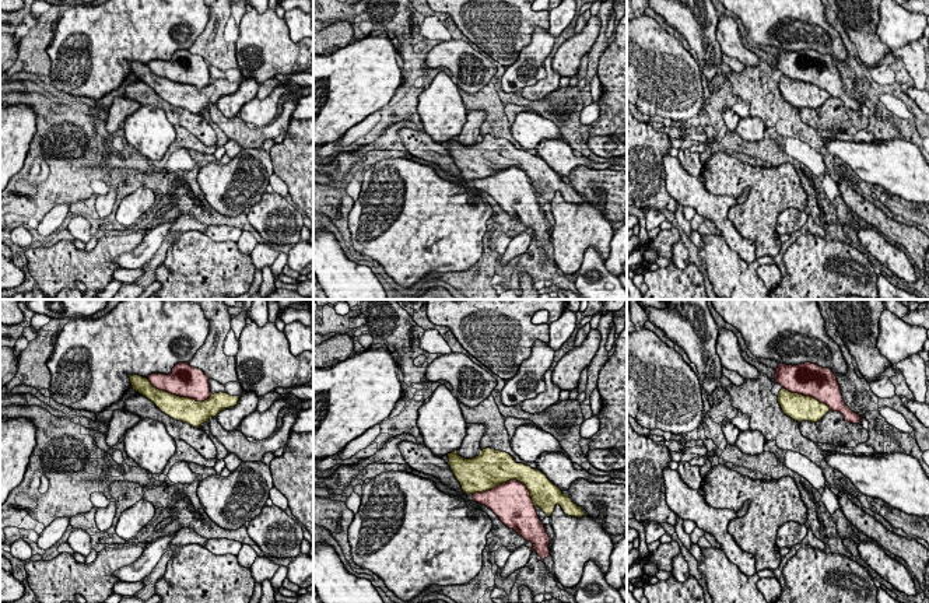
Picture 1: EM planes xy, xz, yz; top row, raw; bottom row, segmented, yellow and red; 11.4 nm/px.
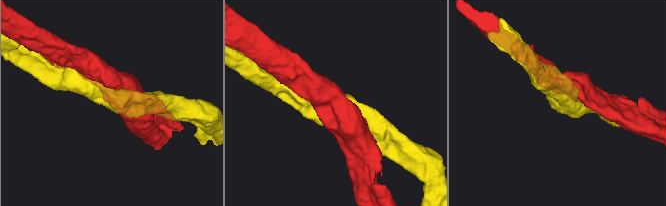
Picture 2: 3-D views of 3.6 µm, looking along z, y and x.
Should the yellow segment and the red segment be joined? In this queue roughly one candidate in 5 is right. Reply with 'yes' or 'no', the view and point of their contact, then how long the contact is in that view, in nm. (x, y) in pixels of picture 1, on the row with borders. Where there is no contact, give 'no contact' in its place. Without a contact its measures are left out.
no | xz (509, 479) | 750 nm

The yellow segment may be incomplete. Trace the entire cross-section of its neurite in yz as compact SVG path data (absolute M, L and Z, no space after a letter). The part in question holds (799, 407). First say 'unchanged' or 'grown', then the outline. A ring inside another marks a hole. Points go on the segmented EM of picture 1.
unchanged; M783 388L779 390L778 403L783 414L797 423L817 423L831 411L827 404L820 403L814 397L792 393Z

